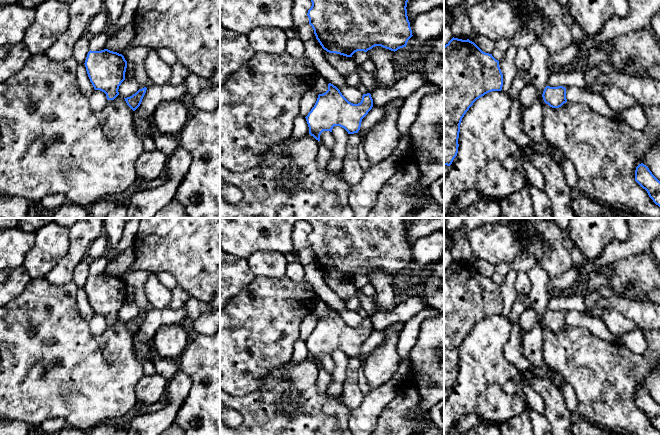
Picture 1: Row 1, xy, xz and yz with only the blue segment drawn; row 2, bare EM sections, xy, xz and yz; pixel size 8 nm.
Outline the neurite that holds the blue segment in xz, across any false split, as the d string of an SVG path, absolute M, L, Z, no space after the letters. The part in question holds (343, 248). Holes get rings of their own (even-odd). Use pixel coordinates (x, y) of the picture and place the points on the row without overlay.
M305 218L312 230L307 240L316 263L324 274L346 281L375 270L391 275L406 271L413 260L407 226L415 218Z

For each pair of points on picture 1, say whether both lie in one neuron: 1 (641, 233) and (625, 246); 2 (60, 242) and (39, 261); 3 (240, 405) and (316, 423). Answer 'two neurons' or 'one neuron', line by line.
1: one neuron
2: one neuron
3: one neuron

